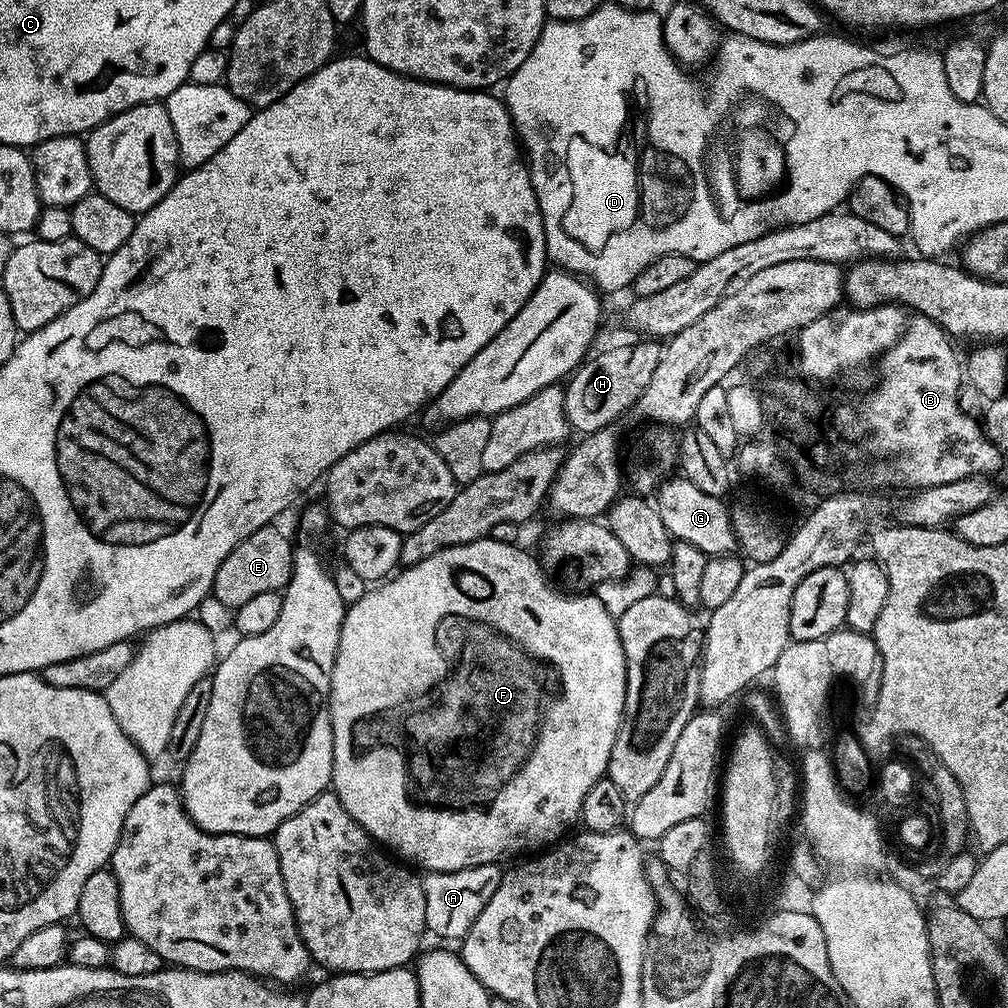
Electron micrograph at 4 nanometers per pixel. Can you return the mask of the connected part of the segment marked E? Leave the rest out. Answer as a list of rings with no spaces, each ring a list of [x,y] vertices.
[[[271,523],[267,524],[265,528],[254,530],[254,534],[250,534],[250,538],[246,538],[241,544],[234,546],[234,550],[230,550],[230,554],[226,554],[226,558],[218,566],[218,574],[214,574],[211,590],[214,600],[216,596],[218,603],[225,604],[229,610],[235,610],[241,608],[244,603],[250,602],[250,598],[255,598],[258,594],[280,592],[288,585],[292,577],[294,544],[293,541],[288,541],[288,536],[282,529],[276,527],[275,523]]]

